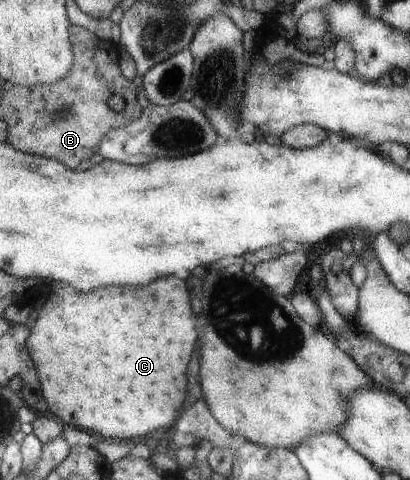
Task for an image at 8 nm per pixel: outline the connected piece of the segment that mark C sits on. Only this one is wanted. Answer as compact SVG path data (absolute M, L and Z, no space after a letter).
M169 275L165 279L157 279L145 287L103 287L91 293L79 293L73 287L59 287L51 299L47 301L47 305L41 309L37 323L33 325L31 337L27 341L31 359L37 367L39 379L41 379L41 393L45 395L47 403L51 405L51 411L65 423L65 425L75 425L93 433L99 433L103 437L111 437L111 439L137 439L143 437L147 433L153 433L155 429L161 427L171 427L177 417L179 411L185 403L187 397L187 367L189 361L195 353L195 343L199 337L199 329L197 329L197 317L191 311L191 303L189 303L189 289L187 283L175 275Z

